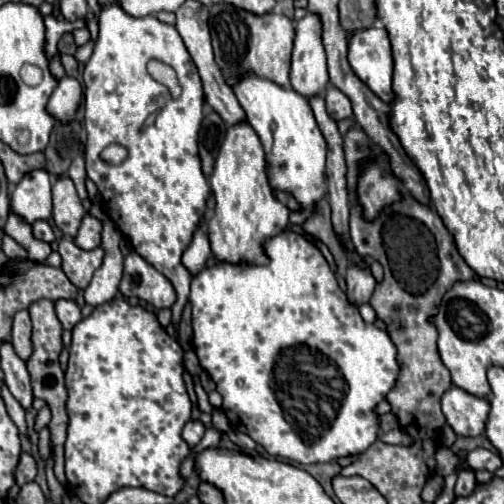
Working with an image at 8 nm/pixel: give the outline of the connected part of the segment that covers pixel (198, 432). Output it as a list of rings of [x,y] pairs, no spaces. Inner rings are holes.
[[[189,419],[189,421],[185,423],[185,427],[183,427],[183,439],[185,439],[191,447],[201,441],[203,433],[205,433],[203,423],[201,423],[201,421],[195,421],[195,419]]]

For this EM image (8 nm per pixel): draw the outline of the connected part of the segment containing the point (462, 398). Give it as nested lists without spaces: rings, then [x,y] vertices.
[[[451,387],[441,397],[441,407],[447,423],[457,435],[475,437],[485,431],[485,421],[489,413],[489,401],[463,391],[461,387]]]

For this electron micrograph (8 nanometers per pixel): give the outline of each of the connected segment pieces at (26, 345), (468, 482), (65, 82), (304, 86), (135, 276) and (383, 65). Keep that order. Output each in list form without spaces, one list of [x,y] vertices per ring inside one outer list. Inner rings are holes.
[[[19,311],[13,319],[13,333],[11,333],[11,345],[15,353],[27,361],[33,353],[33,343],[31,343],[31,319],[27,311]]]
[[[461,469],[457,473],[457,485],[455,485],[455,495],[465,495],[473,491],[473,485],[477,485],[475,475],[471,469]]]
[[[65,76],[63,79],[59,79],[59,85],[49,99],[49,113],[53,113],[53,117],[57,117],[57,119],[73,117],[79,101],[81,101],[79,81]]]
[[[307,11],[307,15],[295,23],[291,85],[303,97],[311,97],[325,91],[329,83],[327,57],[321,33],[323,25],[317,13]]]
[[[135,251],[125,257],[119,291],[125,297],[141,299],[155,309],[171,309],[175,305],[175,289],[171,281]]]
[[[383,27],[357,29],[349,41],[349,63],[357,77],[379,95],[383,101],[391,101],[391,75],[393,57],[389,37]]]

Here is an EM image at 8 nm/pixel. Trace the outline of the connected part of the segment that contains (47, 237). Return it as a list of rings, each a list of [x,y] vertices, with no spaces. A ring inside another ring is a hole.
[[[35,221],[31,227],[33,227],[33,237],[35,237],[35,239],[47,241],[47,243],[51,243],[51,241],[55,239],[53,229],[49,227],[49,223],[47,223],[47,221]]]

